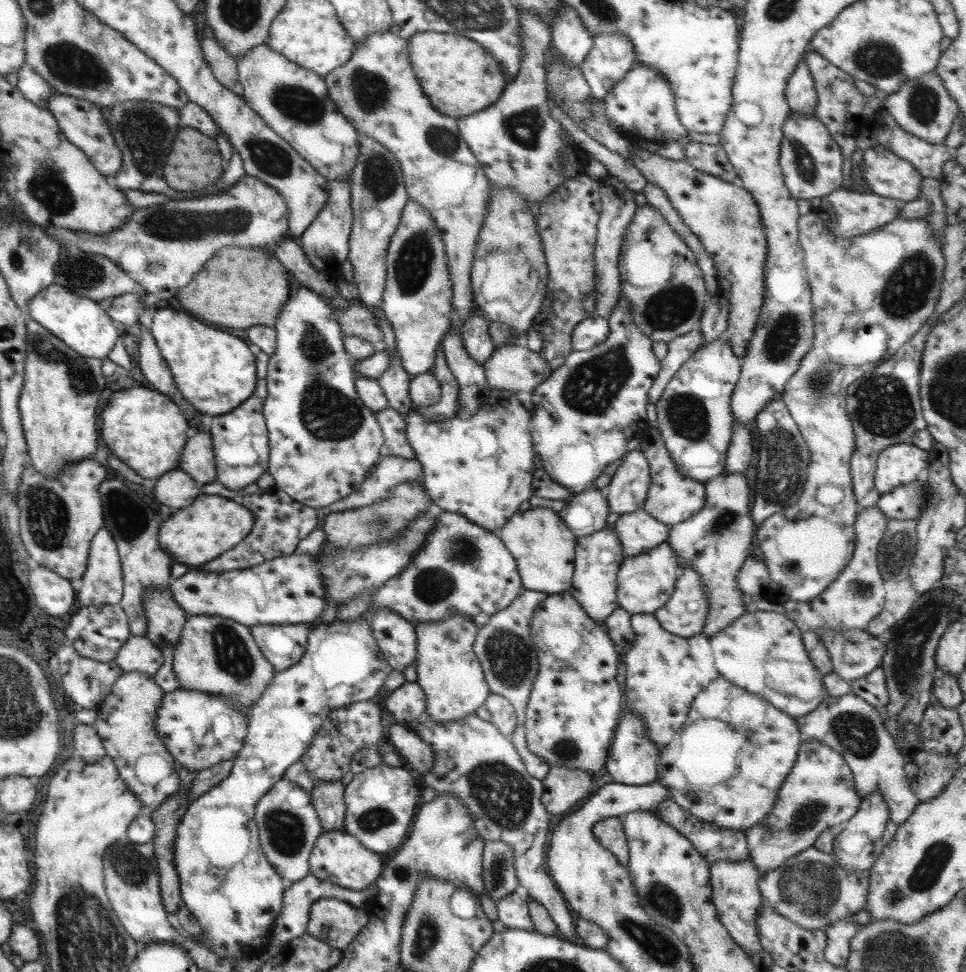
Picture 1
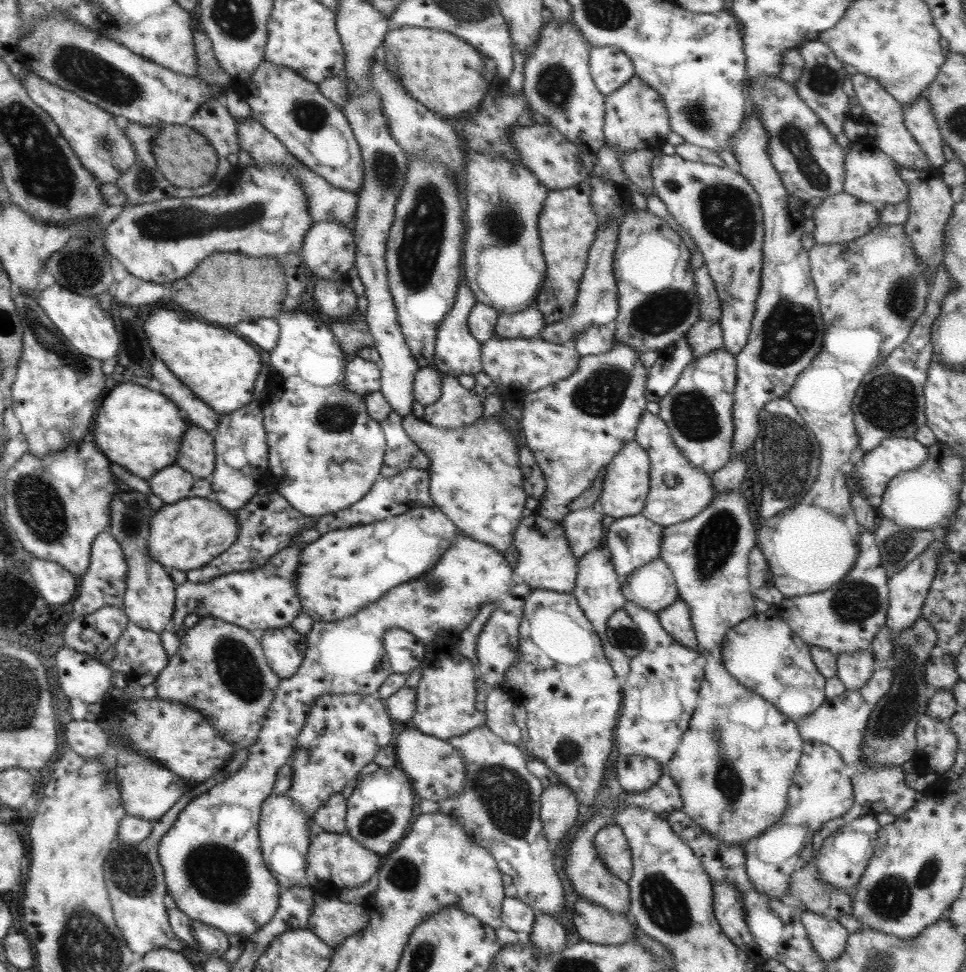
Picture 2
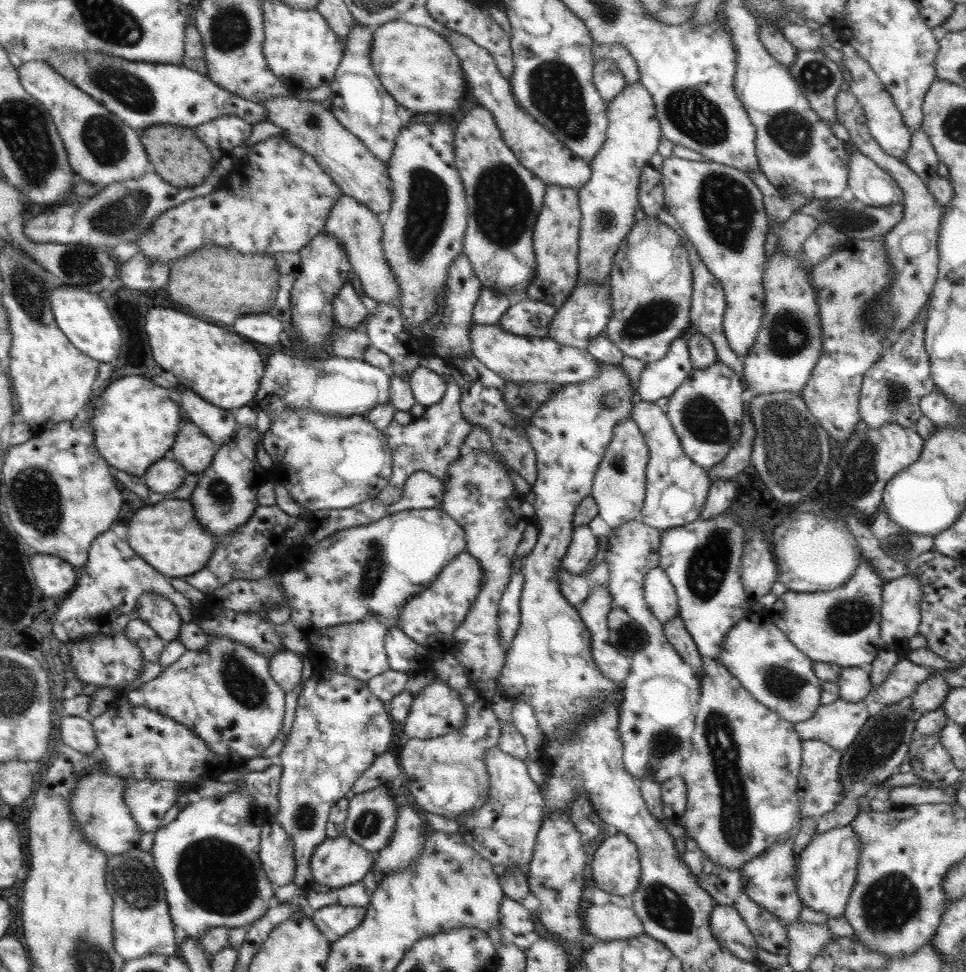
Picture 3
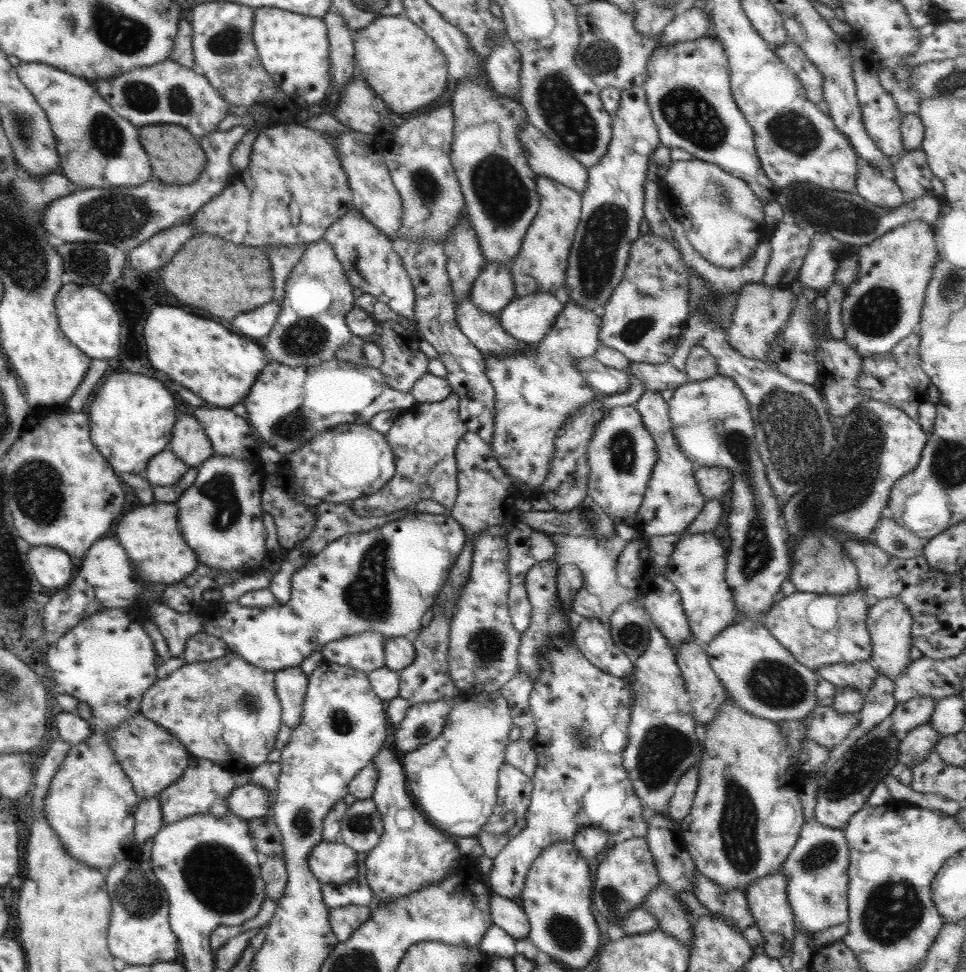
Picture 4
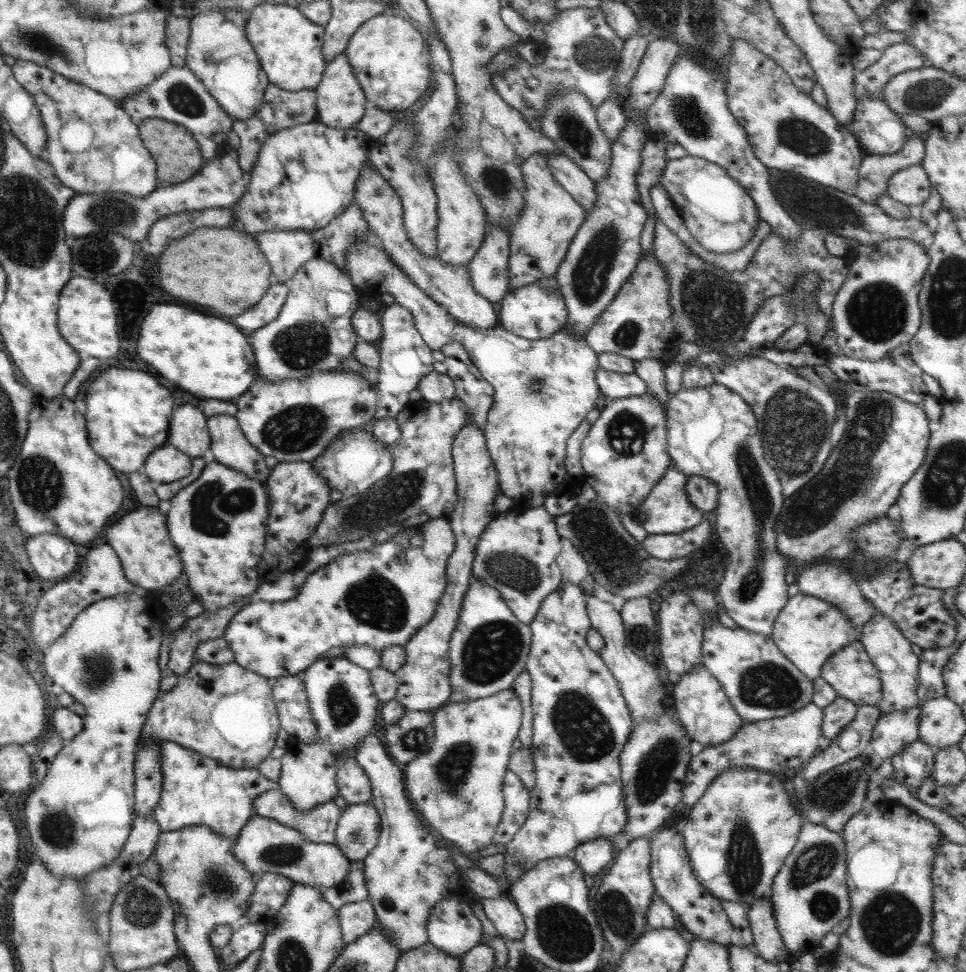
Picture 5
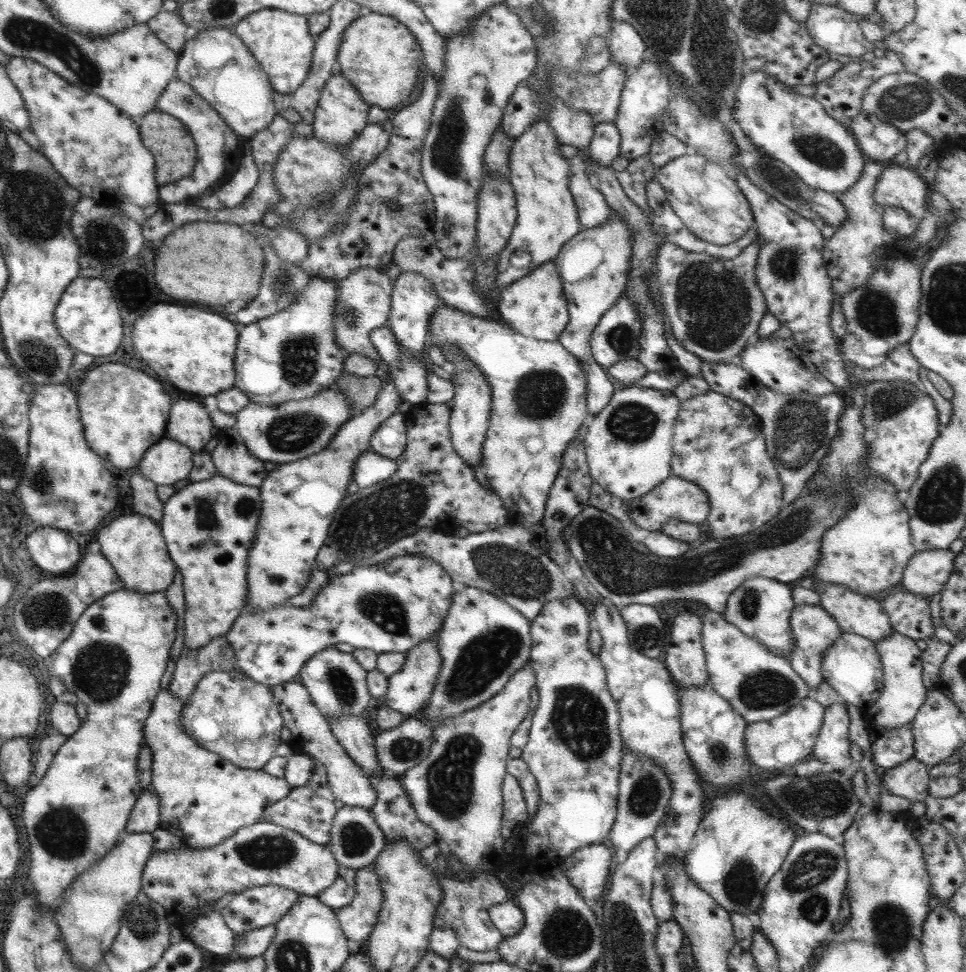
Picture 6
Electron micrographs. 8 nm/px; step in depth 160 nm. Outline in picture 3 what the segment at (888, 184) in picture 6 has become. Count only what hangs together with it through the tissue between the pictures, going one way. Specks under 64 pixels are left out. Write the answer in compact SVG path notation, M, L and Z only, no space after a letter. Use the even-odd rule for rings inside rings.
M918 129L912 133L911 145L907 153L902 161L922 180L929 181L937 175L938 155L936 155L935 148L923 130Z

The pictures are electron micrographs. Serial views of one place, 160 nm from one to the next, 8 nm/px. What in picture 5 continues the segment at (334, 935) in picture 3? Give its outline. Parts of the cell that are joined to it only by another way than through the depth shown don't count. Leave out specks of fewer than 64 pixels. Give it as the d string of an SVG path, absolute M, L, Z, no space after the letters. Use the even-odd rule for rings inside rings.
M369 900L350 902L337 910L341 933L346 944L358 940L378 924Z

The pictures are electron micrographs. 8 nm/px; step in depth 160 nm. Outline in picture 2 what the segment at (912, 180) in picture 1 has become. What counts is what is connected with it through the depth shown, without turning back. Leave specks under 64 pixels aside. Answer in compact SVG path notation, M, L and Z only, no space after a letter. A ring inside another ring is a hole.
M870 133L859 139L858 145L852 145L846 150L845 181L843 191L864 202L884 202L898 204L907 200L908 184L899 175L898 164L888 155L878 150Z

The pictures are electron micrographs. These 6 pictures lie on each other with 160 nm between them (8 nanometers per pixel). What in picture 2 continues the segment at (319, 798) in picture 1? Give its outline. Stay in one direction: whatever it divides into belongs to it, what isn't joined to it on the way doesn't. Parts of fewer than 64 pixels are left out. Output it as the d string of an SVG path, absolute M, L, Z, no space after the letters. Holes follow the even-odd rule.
M337 792L316 809L313 822L319 830L343 834L346 831L346 813L347 798Z

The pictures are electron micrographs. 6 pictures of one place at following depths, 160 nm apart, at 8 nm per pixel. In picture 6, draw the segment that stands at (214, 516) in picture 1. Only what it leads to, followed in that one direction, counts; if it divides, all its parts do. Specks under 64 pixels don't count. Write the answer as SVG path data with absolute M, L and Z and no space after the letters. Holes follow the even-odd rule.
M120 516L106 528L98 532L100 552L108 562L112 562L123 588L139 593L165 592L174 580L175 564L170 558L159 522L154 522L149 516Z

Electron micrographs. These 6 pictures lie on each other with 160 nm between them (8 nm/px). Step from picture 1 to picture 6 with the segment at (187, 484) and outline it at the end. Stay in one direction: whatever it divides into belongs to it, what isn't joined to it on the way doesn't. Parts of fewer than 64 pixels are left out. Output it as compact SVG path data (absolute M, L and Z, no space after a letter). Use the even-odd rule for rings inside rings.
M166 436L143 454L138 472L157 486L180 486L189 478L193 467L193 450Z

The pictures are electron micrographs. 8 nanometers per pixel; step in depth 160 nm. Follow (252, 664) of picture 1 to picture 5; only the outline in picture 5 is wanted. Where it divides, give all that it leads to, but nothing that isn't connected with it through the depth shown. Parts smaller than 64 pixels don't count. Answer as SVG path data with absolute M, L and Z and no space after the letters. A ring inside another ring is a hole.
M197 661L180 677L176 686L159 694L147 714L141 737L148 741L162 740L182 745L233 769L256 769L270 756L272 748L275 747L277 732L281 728L273 699L273 680L246 670L234 661L219 665L219 669L220 674L215 675L211 664Z

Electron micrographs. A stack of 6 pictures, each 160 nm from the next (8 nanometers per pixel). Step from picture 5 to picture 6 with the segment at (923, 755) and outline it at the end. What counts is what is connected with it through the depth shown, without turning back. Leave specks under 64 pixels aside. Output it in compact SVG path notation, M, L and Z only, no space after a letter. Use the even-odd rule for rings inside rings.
M912 756L908 760L902 761L898 766L886 769L881 782L883 782L885 790L891 792L894 796L901 796L910 803L922 802L929 795L929 782L932 779L929 768L930 766L926 766Z

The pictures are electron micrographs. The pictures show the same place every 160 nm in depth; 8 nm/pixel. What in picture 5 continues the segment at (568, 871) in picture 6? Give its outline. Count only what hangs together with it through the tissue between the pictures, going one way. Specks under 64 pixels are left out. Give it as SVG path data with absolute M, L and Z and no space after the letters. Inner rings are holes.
M599 837L579 845L571 855L584 875L596 876L612 859L611 838Z

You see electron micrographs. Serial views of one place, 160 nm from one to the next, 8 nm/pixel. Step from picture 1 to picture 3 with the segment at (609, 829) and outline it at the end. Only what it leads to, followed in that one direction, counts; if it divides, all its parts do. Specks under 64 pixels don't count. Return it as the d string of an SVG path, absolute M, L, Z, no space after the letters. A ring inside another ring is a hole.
M623 833L608 835L599 847L591 850L589 864L593 880L598 888L610 895L628 896L638 889L640 880L640 854L638 849Z

